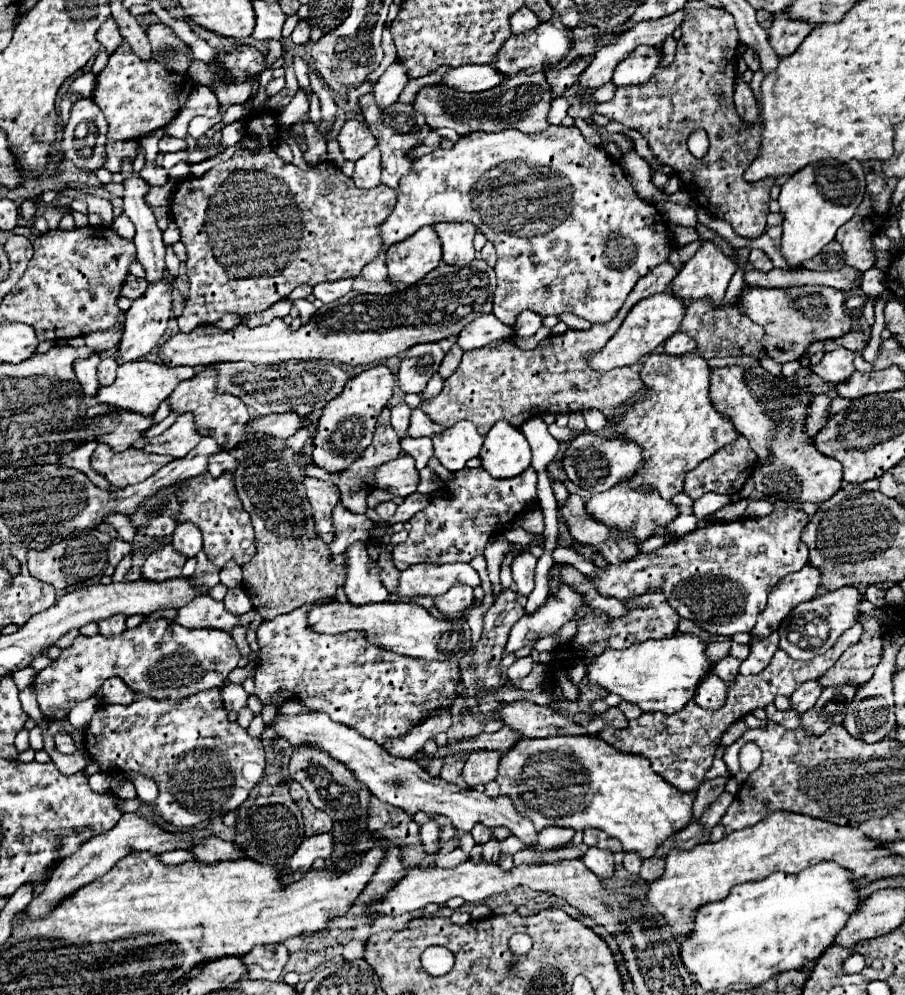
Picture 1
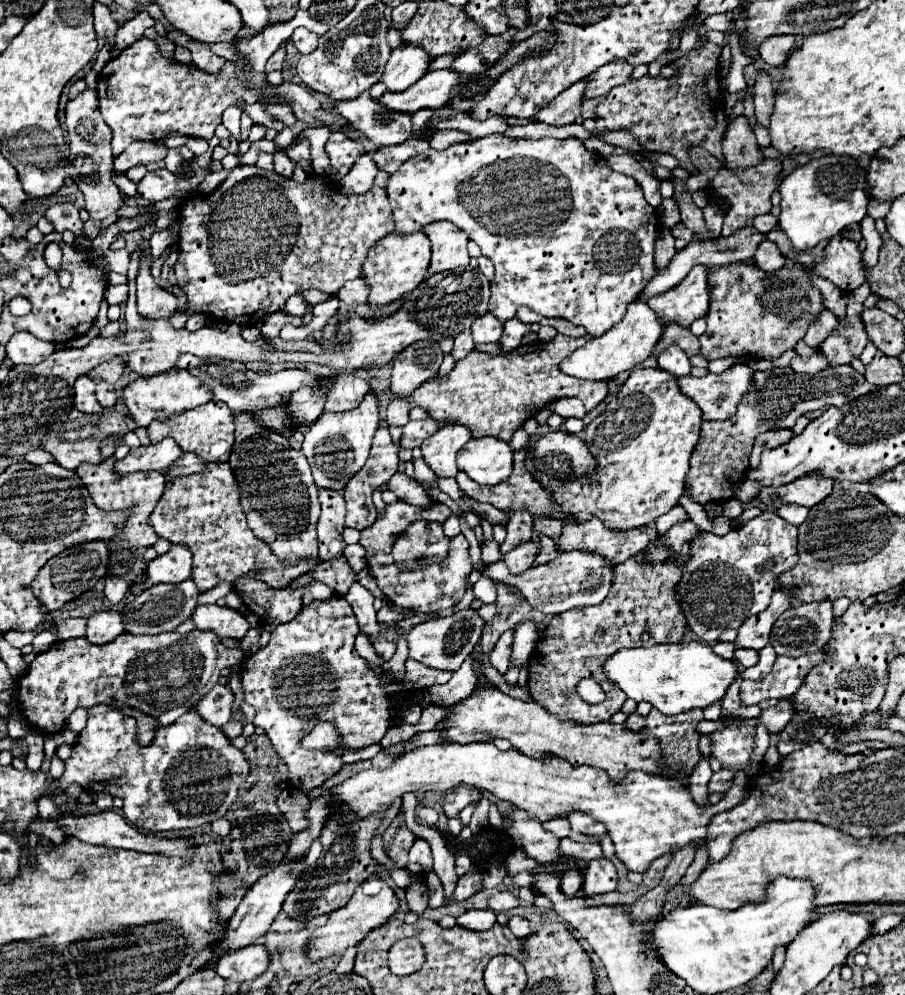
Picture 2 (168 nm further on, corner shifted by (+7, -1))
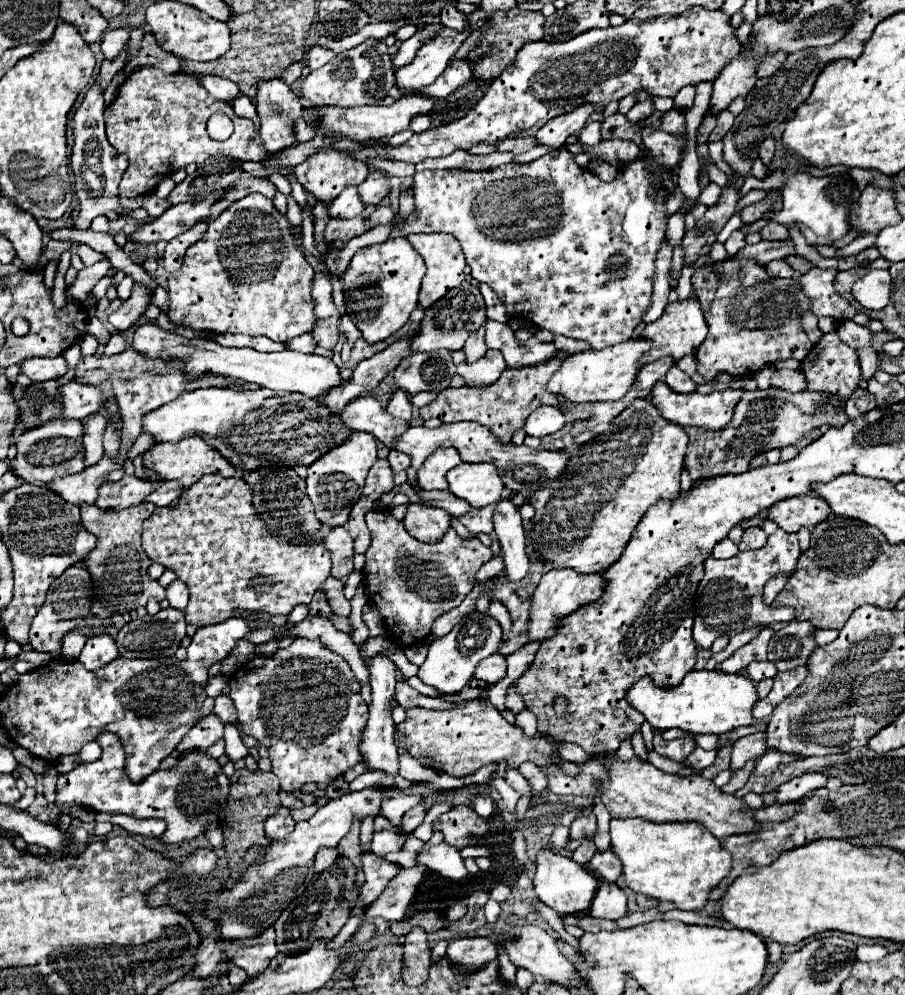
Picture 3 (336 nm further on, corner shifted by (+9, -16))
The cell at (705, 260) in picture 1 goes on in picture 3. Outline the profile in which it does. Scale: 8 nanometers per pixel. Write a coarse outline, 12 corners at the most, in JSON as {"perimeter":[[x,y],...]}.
{"perimeter":[[695,296],[669,302],[641,336],[653,342],[641,364],[679,360],[707,336]]}

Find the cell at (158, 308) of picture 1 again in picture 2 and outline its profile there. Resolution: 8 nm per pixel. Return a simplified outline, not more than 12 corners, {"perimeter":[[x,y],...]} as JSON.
{"perimeter":[[117,361],[101,363],[87,375],[95,381],[117,383],[125,365]]}

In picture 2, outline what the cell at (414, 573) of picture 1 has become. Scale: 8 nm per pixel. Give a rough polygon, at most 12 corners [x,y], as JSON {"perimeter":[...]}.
{"perimeter":[[485,575],[475,585],[475,597],[485,605],[497,599],[495,583]]}

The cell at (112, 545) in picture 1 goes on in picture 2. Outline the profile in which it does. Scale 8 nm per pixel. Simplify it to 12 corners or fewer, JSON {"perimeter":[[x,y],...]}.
{"perimeter":[[117,577],[105,579],[105,597],[119,605],[129,585]]}

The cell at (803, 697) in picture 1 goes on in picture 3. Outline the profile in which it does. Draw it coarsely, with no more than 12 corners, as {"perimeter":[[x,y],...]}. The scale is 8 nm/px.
{"perimeter":[[765,732],[749,734],[733,744],[731,770],[757,760],[769,748]]}

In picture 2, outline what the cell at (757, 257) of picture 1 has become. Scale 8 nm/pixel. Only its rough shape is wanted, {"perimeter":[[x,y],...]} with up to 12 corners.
{"perimeter":[[763,241],[755,263],[763,271],[781,269],[787,259],[775,243]]}

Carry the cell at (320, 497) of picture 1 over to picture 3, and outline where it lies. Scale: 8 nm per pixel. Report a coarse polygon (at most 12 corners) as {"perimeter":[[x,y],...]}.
{"perimeter":[[345,526],[323,540],[331,552],[331,576],[353,572],[353,540]]}

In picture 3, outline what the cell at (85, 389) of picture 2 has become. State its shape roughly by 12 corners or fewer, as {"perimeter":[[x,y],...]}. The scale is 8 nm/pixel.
{"perimeter":[[97,412],[83,422],[85,466],[103,456],[103,424]]}

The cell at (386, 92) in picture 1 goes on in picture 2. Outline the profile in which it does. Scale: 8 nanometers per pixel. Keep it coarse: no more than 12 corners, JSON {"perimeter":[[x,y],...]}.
{"perimeter":[[417,45],[393,49],[381,81],[405,91],[429,71]]}

